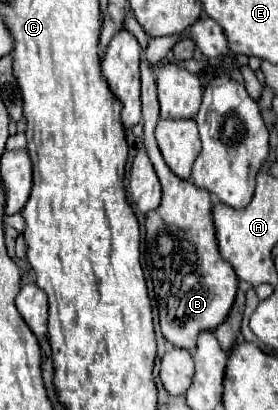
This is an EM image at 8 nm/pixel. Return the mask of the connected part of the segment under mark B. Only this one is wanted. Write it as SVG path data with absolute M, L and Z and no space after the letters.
M145 56L141 58L141 102L145 122L145 148L163 186L163 202L155 212L147 214L145 222L145 264L157 298L163 338L177 348L195 350L197 336L201 332L213 332L219 324L225 322L237 296L237 274L233 266L229 266L227 260L223 260L219 254L211 194L197 190L197 186L189 180L177 178L161 158L155 142L155 126L159 120L157 82Z

